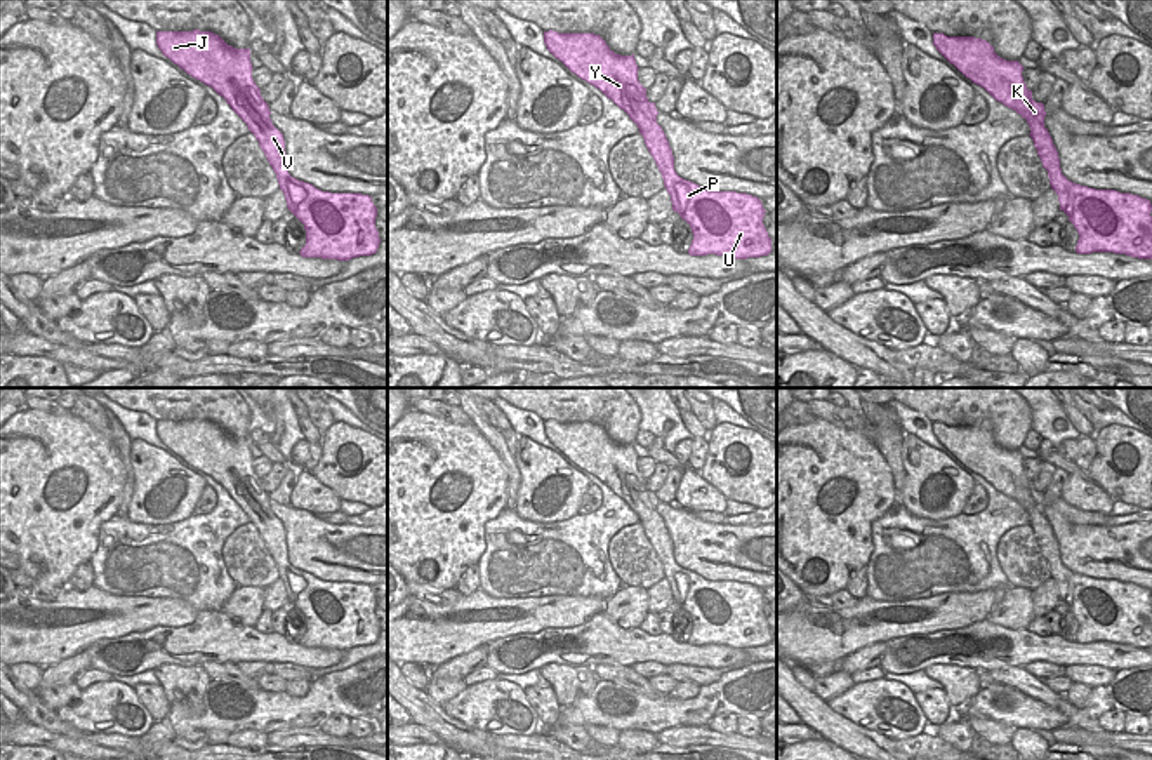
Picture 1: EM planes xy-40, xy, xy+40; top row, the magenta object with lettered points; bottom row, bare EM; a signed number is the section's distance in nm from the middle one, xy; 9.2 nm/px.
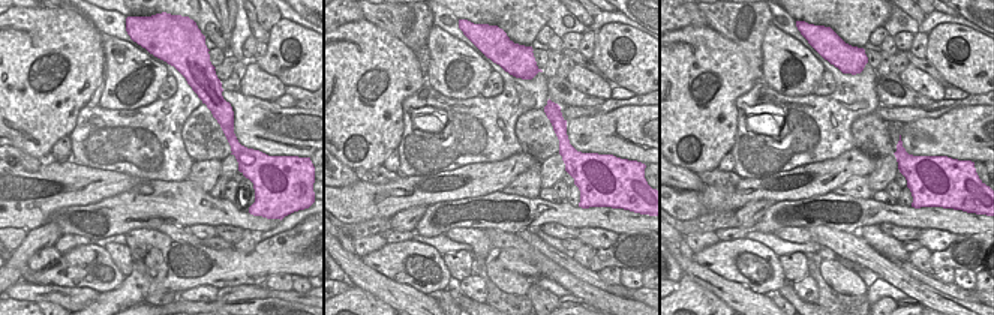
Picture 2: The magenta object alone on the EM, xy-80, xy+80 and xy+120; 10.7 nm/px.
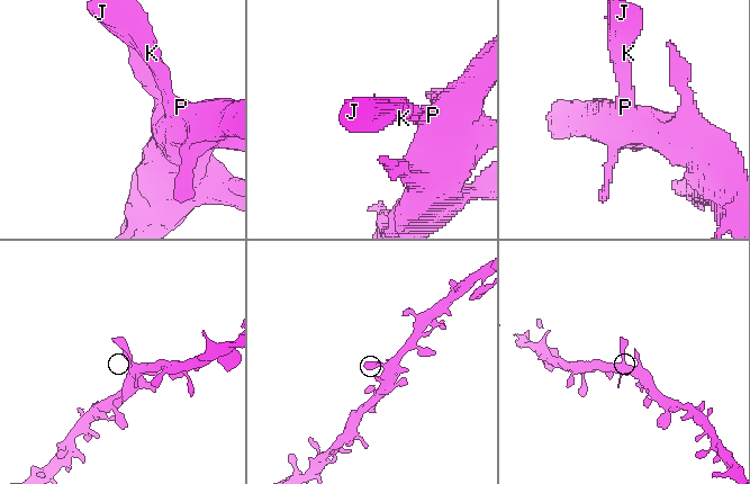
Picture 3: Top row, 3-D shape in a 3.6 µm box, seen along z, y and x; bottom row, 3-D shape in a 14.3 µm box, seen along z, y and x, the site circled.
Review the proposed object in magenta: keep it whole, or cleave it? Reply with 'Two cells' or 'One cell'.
One cell.

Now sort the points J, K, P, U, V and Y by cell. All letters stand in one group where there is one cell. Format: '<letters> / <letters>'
J K P U V Y

